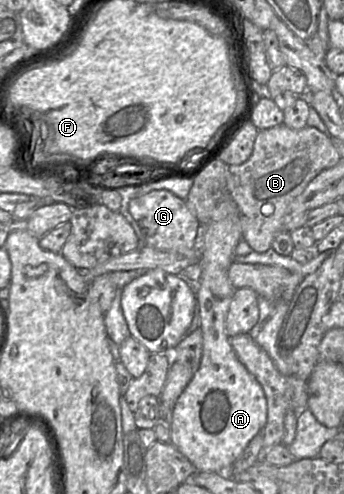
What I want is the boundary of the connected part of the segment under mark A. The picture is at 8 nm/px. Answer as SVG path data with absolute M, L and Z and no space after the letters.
M225 198L219 201L215 209L212 212L211 220L208 224L201 224L204 226L204 236L202 242L202 251L199 265L201 267L201 276L197 283L196 299L200 311L200 328L203 334L203 352L198 370L194 373L193 378L188 383L182 394L177 399L173 409L172 409L172 423L171 423L171 433L170 433L170 443L174 445L179 452L181 452L196 468L198 472L207 473L224 473L229 472L232 465L239 459L239 457L244 452L245 448L248 446L249 442L258 434L260 434L267 422L267 401L263 391L262 386L255 379L255 377L249 373L246 367L239 361L235 351L233 350L229 337L226 332L226 317L229 310L231 300L234 296L236 288L232 285L228 271L231 264L235 261L235 248L242 238L239 211L236 203L231 198Z

